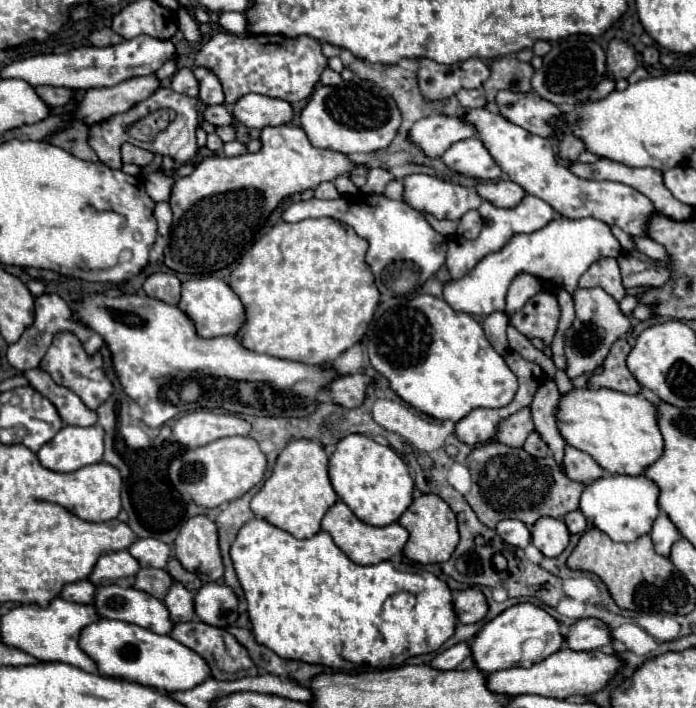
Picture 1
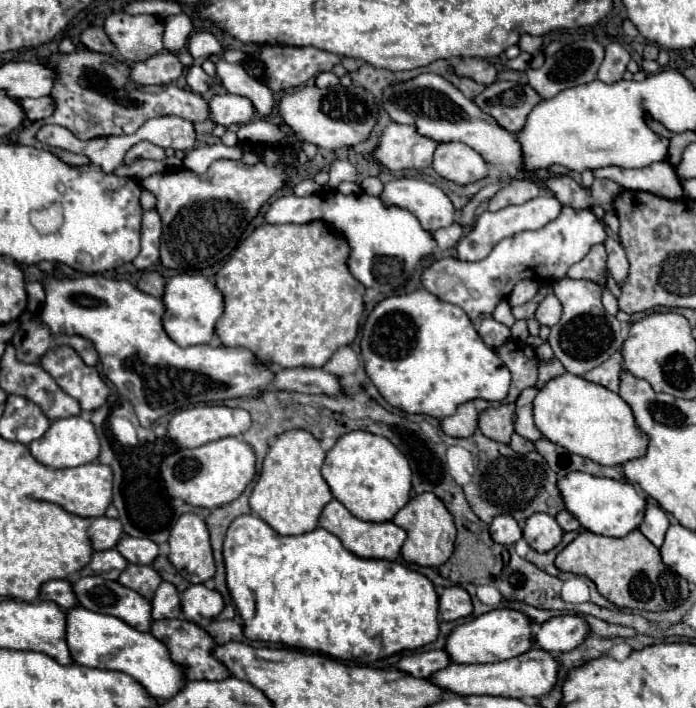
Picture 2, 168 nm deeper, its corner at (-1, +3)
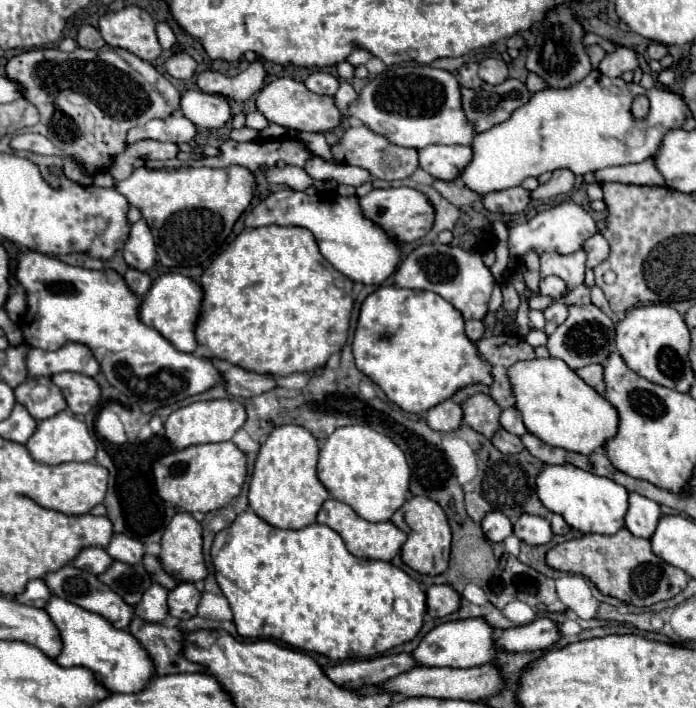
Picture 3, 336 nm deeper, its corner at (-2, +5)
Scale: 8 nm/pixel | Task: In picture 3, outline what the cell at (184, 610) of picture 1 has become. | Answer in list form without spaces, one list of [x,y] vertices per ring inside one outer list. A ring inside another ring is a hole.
[[[152,583],[152,587],[144,593],[144,599],[136,605],[136,615],[160,623],[168,617],[168,589],[164,589],[160,583]]]

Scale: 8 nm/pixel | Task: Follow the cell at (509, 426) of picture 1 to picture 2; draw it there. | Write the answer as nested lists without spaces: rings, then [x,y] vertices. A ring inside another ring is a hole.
[[[507,403],[499,407],[489,407],[479,413],[477,427],[485,437],[499,443],[509,443],[511,435],[515,433],[513,415],[515,415],[515,405]]]

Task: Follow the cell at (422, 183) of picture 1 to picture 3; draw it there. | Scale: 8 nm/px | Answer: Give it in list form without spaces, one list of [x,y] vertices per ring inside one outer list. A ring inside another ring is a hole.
[[[390,187],[390,189],[372,189],[366,197],[360,199],[360,207],[368,219],[378,223],[382,229],[386,229],[392,237],[396,237],[402,243],[410,243],[416,239],[422,239],[434,225],[436,209],[430,203],[430,199],[412,187]]]

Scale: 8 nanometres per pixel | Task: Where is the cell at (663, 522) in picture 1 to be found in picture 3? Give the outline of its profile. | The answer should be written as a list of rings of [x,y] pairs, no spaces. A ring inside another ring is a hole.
[[[630,493],[628,501],[630,501],[630,507],[626,513],[626,529],[636,537],[650,539],[662,517],[660,505],[652,499],[644,499],[642,495],[636,495],[636,493]]]

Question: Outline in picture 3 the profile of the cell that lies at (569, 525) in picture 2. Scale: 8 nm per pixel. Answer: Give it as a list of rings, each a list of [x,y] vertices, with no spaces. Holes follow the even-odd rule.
[[[552,515],[552,519],[550,519],[550,523],[552,523],[552,531],[556,533],[556,535],[566,535],[572,527],[564,521],[564,517],[562,515]]]

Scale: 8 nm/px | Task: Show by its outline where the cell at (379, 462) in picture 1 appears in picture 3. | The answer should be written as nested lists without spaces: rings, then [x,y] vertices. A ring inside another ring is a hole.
[[[350,425],[336,429],[320,449],[318,479],[328,493],[350,505],[366,521],[388,521],[406,501],[410,467],[402,449],[386,435],[368,425]]]

